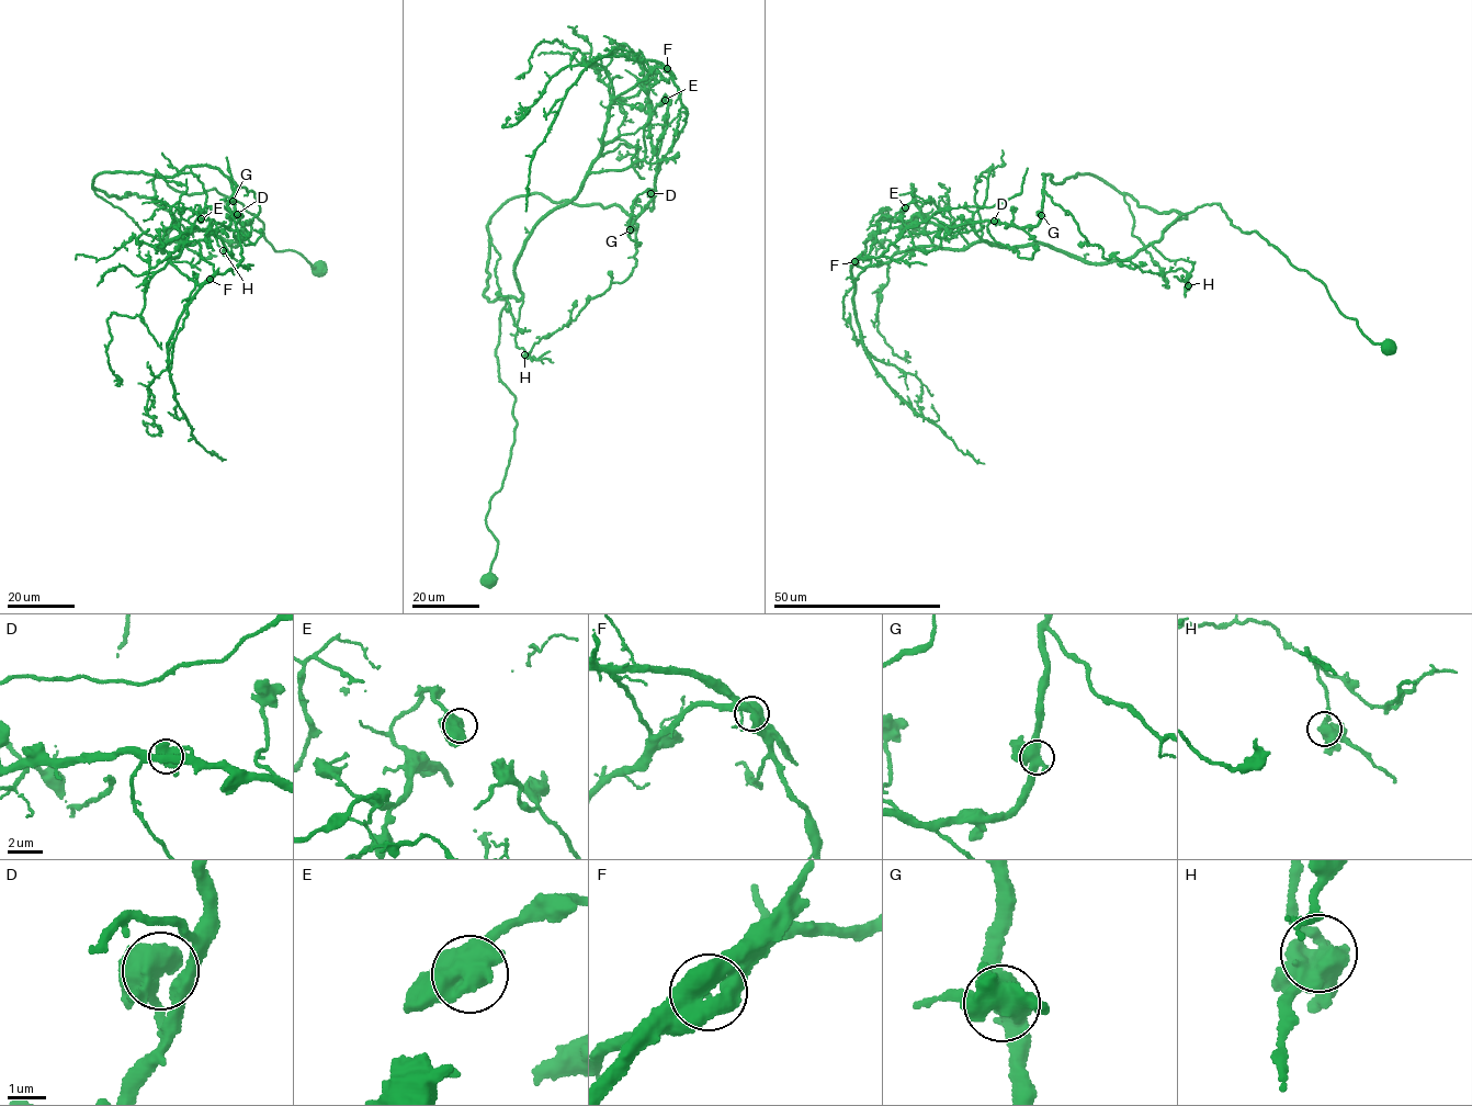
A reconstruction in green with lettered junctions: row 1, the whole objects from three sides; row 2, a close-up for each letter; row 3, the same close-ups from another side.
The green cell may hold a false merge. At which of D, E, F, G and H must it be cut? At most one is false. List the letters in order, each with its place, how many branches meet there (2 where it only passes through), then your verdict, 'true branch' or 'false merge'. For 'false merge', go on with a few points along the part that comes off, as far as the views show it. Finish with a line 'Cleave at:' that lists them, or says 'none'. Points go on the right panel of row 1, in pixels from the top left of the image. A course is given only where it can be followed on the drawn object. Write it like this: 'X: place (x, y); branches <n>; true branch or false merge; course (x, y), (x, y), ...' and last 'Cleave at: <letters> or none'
D: place (994, 221); branches 3; true branch
E: place (905, 207); branches 3; true branch
F: place (855, 261); branches 3; false merge; course (855, 261), (851, 275), (853, 308), (861, 345), (875, 372), (910, 409), (936, 425), (959, 450), (984, 464)
G: place (1041, 215); branches 3; true branch
H: place (1188, 285); branches 3; true branch
Cleave at: F

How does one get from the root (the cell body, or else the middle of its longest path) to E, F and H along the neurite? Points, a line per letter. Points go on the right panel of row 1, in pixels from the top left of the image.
E: (1388, 348), (1219, 204), (1174, 222), (1186, 215), (1089, 173), (1042, 175), (1034, 226), (944, 228), (905, 207)
F: (1388, 348), (1219, 204), (1106, 262), (985, 241), (855, 261)
H: (1388, 348), (1219, 204), (1174, 222), (1186, 215), (1093, 175), (1042, 175), (1102, 257), (1181, 268), (1188, 285)

